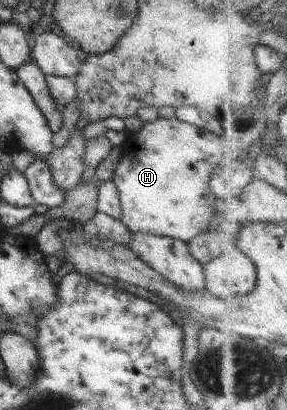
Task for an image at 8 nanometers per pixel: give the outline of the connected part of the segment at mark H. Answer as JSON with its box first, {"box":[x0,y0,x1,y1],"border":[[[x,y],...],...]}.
{"box":[111,118,235,242],"border":[[[157,118],[152,122],[144,122],[140,131],[134,135],[134,139],[130,141],[130,161],[126,163],[122,159],[122,169],[120,169],[120,163],[117,163],[115,172],[111,177],[111,181],[114,182],[116,191],[118,192],[118,200],[121,209],[121,214],[117,218],[120,220],[130,232],[142,232],[152,235],[159,235],[162,237],[177,239],[183,242],[187,242],[190,238],[196,237],[201,232],[206,231],[209,227],[211,218],[215,217],[216,209],[214,207],[214,197],[211,195],[209,189],[209,182],[212,170],[220,163],[225,162],[235,152],[234,145],[229,141],[223,132],[218,131],[214,126],[206,123],[202,128],[196,127],[196,125],[190,125],[190,123],[183,123],[176,118],[161,119]]]}

